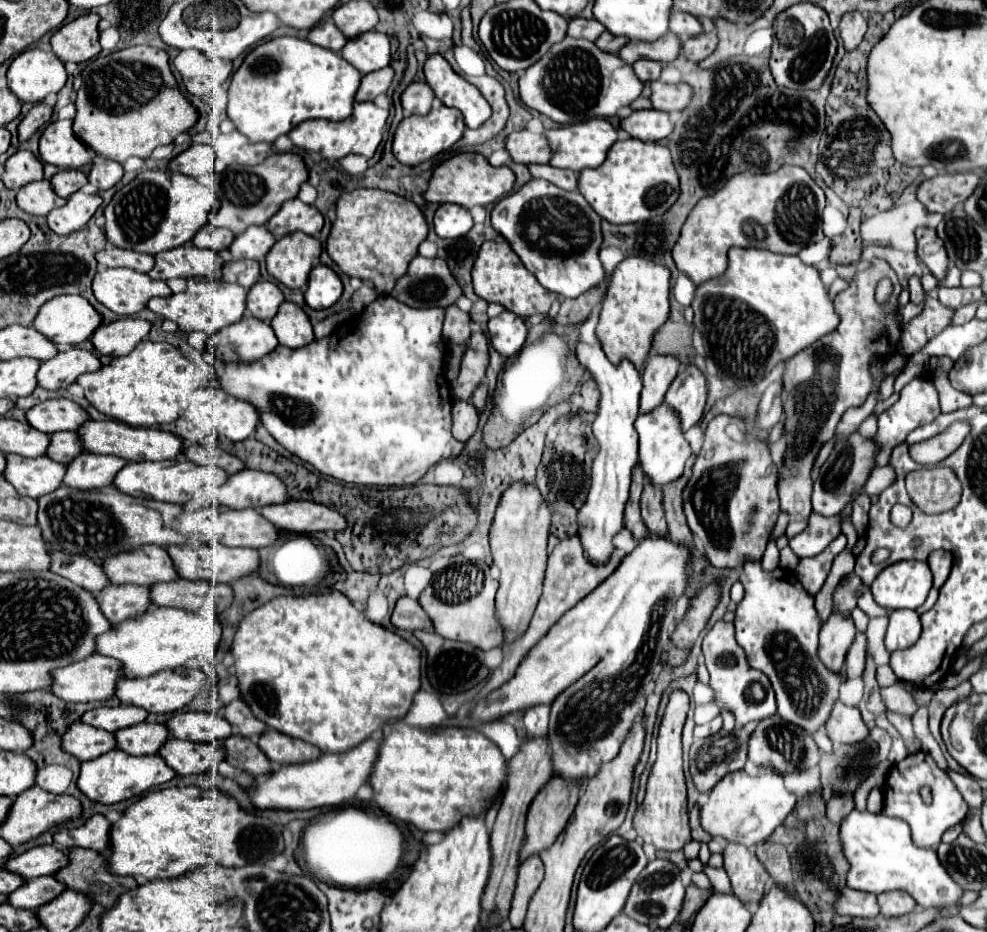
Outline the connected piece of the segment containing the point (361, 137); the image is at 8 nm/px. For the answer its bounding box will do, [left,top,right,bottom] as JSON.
[292,102,388,160]

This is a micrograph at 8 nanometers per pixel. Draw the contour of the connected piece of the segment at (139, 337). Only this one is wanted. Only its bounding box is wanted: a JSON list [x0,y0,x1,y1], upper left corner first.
[92,318,152,356]

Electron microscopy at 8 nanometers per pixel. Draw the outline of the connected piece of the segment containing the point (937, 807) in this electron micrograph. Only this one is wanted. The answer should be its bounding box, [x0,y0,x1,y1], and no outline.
[884,752,968,848]

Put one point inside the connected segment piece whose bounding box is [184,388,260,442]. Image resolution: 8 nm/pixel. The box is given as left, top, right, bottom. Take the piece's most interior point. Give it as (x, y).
(235, 419)

